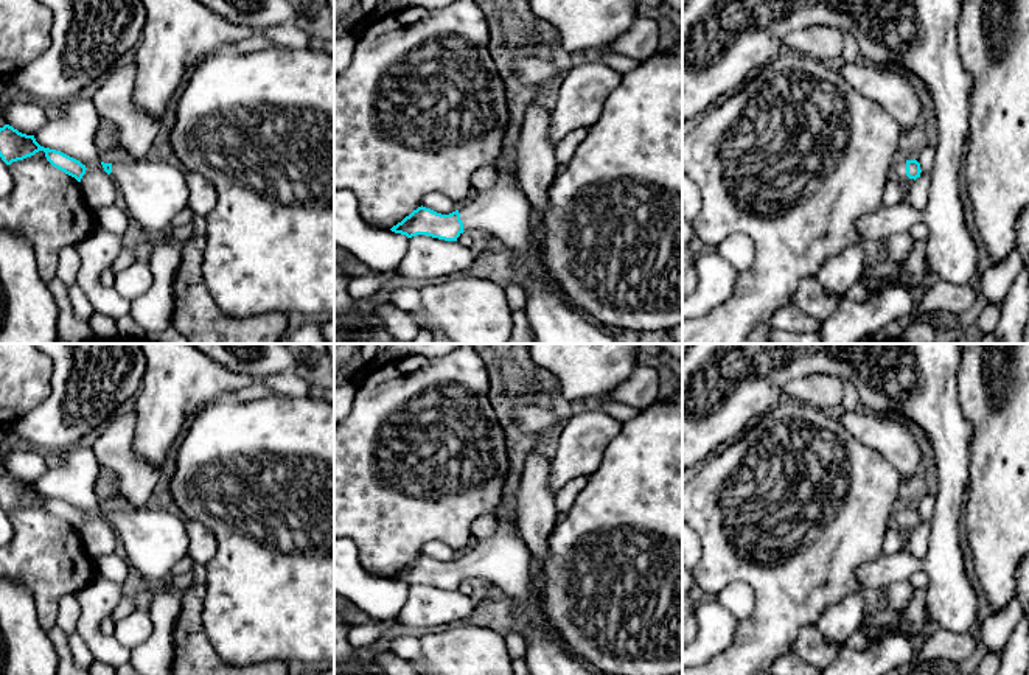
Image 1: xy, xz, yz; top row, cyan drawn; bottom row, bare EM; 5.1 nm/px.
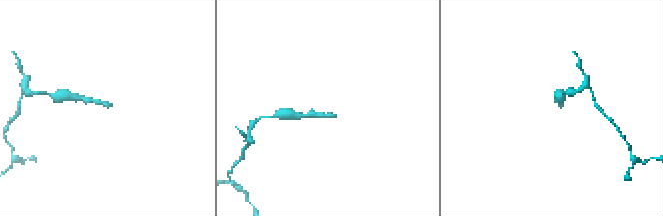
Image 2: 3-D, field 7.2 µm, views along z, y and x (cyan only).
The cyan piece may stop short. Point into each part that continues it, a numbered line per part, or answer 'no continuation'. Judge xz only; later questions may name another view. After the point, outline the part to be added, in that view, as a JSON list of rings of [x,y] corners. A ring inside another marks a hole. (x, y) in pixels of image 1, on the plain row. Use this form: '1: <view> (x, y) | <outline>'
1: xz (502, 560) | [[[518,493],[510,502],[513,510],[497,519],[494,532],[474,540],[459,557],[463,579],[482,580],[508,596],[524,622],[528,675],[597,675],[566,649],[538,613],[535,561],[518,527]]]

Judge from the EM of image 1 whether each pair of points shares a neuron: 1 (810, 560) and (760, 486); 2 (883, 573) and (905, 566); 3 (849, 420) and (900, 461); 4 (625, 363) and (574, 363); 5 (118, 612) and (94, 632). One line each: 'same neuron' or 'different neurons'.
1: same neuron
2: same neuron
3: same neuron
4: same neuron
5: different neurons

